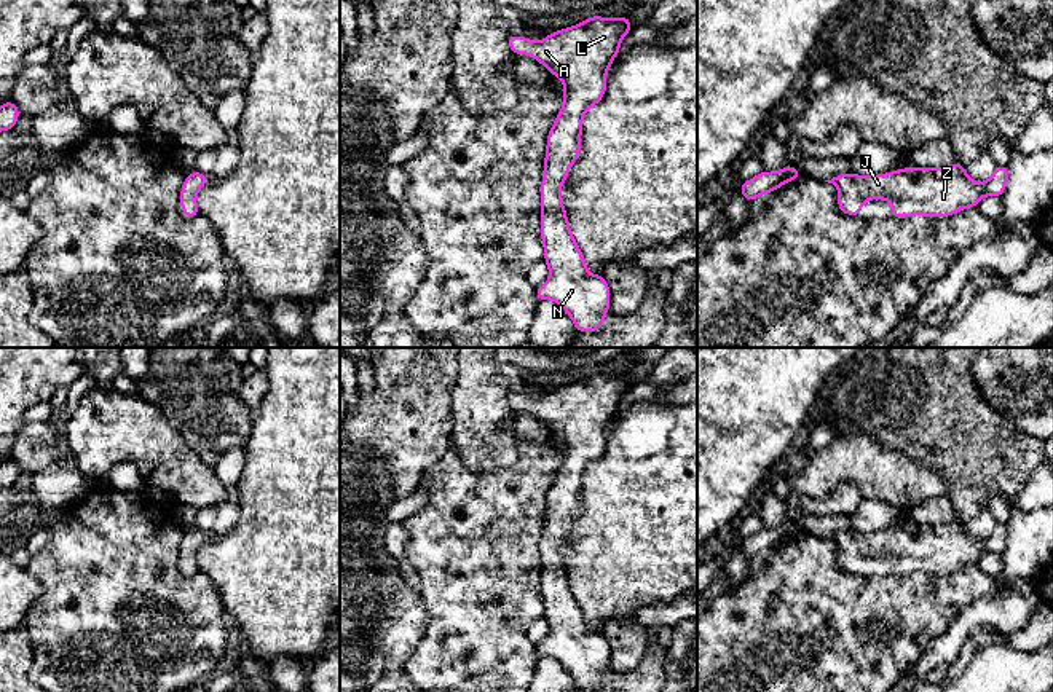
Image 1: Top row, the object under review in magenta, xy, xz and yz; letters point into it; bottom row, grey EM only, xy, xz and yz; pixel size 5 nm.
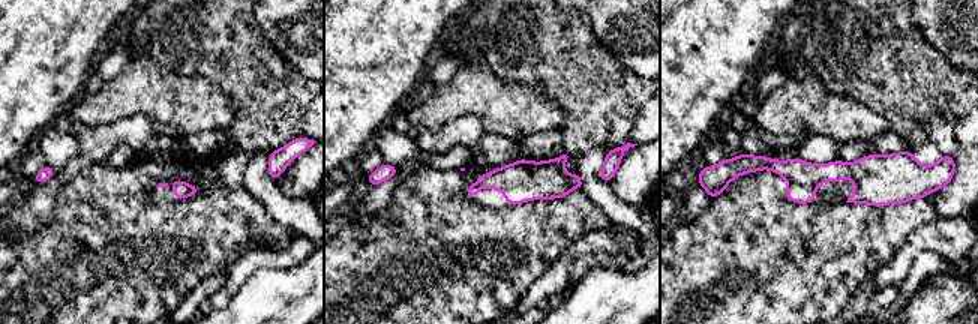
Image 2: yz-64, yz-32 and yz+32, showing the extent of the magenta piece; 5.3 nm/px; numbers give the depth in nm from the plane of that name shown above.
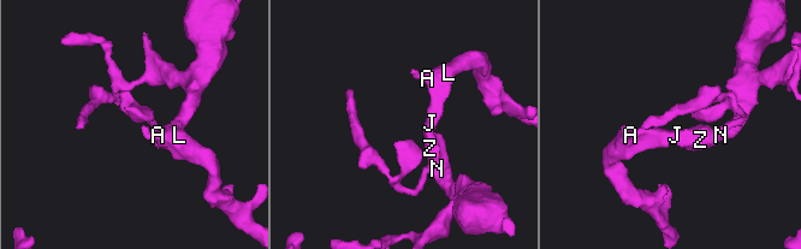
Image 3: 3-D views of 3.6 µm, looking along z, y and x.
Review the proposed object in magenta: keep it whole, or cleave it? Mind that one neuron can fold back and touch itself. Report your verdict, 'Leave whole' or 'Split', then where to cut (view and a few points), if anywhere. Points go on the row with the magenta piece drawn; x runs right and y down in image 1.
Leave whole. No split

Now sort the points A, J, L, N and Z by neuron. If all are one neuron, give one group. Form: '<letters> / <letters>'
A J L N Z

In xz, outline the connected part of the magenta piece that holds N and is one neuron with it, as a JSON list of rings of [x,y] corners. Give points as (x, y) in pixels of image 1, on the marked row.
[[[598,13],[584,22],[560,29],[549,33],[541,41],[528,40],[511,33],[507,45],[511,51],[528,54],[541,62],[550,75],[558,77],[565,85],[562,110],[549,131],[546,142],[544,172],[541,185],[541,241],[544,246],[544,261],[550,276],[544,285],[534,289],[538,303],[542,300],[557,301],[573,319],[576,332],[598,332],[603,327],[606,313],[609,311],[609,285],[603,274],[590,276],[578,242],[574,241],[560,188],[565,183],[570,167],[581,155],[582,118],[586,112],[597,105],[606,92],[606,72],[614,57],[621,51],[621,40],[633,29],[627,16],[605,19]]]

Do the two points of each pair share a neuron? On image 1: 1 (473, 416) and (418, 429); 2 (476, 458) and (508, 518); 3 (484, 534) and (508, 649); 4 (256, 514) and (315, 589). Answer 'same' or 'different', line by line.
1: different
2: different
3: same
4: same

